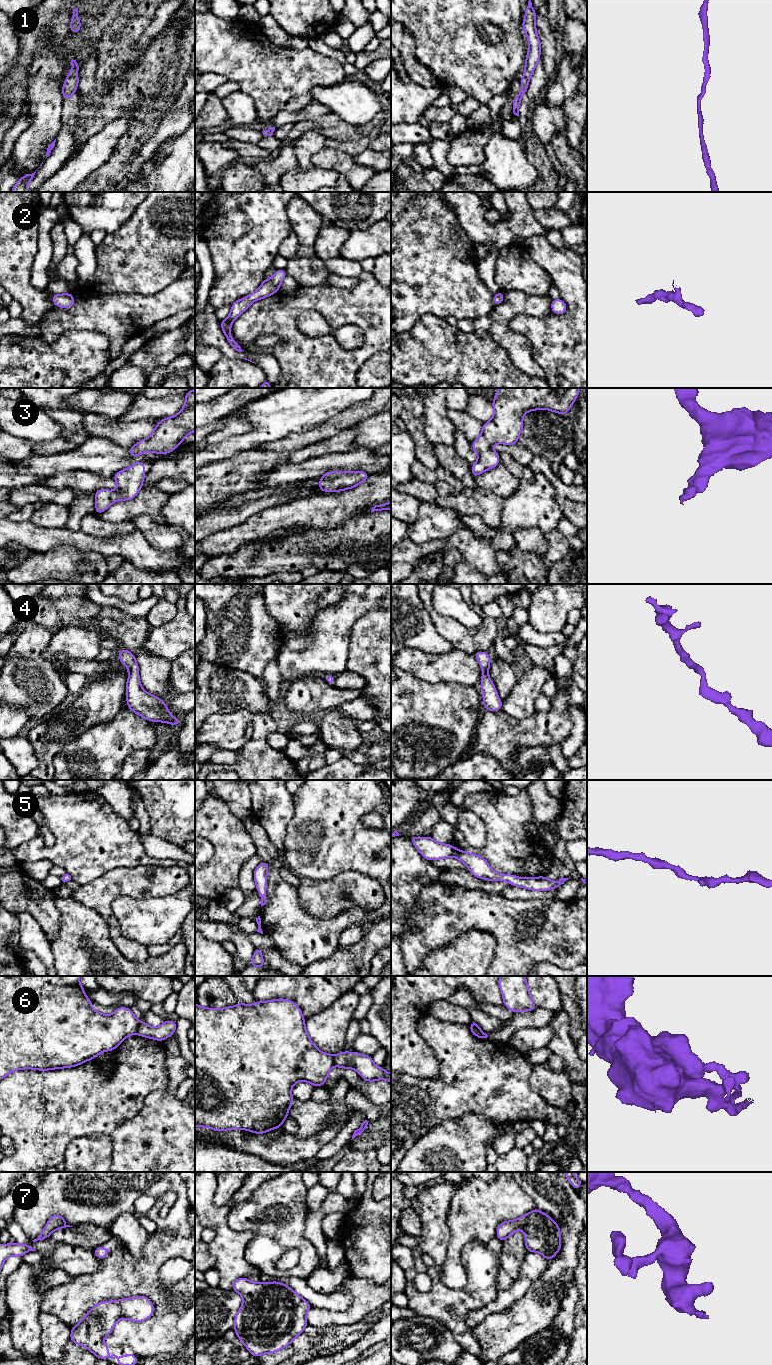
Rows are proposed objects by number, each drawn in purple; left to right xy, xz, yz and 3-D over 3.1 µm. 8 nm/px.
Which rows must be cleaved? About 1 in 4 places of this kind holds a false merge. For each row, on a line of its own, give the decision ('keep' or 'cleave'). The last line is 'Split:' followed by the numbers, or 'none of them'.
1: keep
2: keep
3: keep
4: keep
5: keep
6: cleave
7: keep
Split: 6

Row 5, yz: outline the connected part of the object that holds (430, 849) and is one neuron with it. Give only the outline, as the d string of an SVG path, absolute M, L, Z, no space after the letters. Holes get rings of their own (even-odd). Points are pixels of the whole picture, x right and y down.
M413 836L410 839L423 858L431 861L455 857L462 861L468 867L469 871L479 879L483 878L488 881L506 881L511 885L529 890L548 891L554 888L559 888L570 878L561 877L559 881L553 882L547 876L520 878L511 874L499 874L490 867L487 860L483 857L456 849L452 844L438 843L432 837Z

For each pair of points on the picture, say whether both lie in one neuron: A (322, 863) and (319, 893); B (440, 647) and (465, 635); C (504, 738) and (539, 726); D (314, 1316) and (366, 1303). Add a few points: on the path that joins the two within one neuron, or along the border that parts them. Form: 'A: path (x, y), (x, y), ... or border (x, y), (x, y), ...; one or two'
A: border (342, 872), (325, 880), (300, 879); two
B: border (433, 625), (453, 647); two
C: path (513, 734), (530, 730); one
D: path (327, 1317), (347, 1317), (353, 1314); one

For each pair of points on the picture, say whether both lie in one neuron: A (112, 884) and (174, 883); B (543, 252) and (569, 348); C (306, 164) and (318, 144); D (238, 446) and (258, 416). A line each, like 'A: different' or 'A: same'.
A: same
B: same
C: same
D: same

